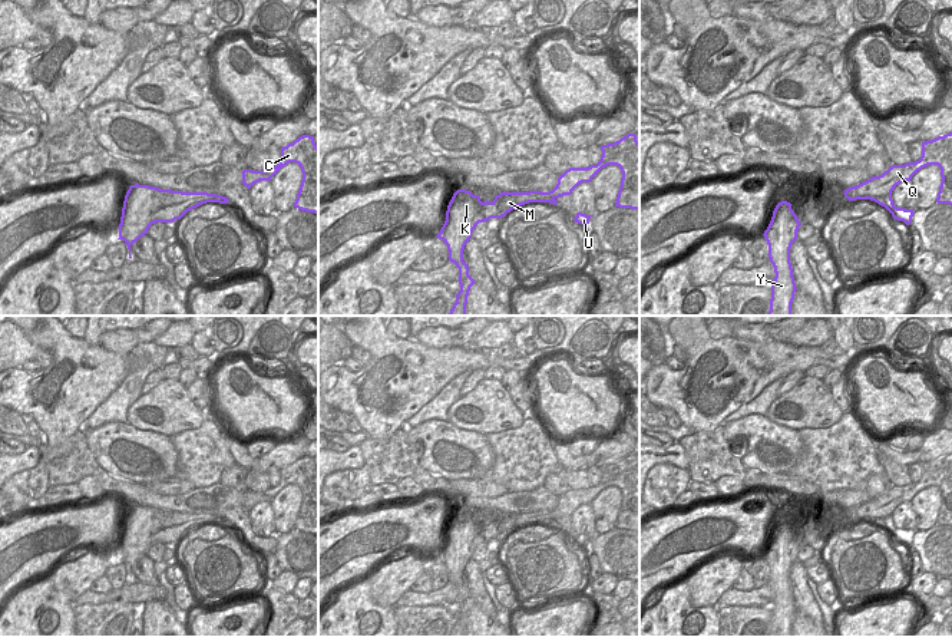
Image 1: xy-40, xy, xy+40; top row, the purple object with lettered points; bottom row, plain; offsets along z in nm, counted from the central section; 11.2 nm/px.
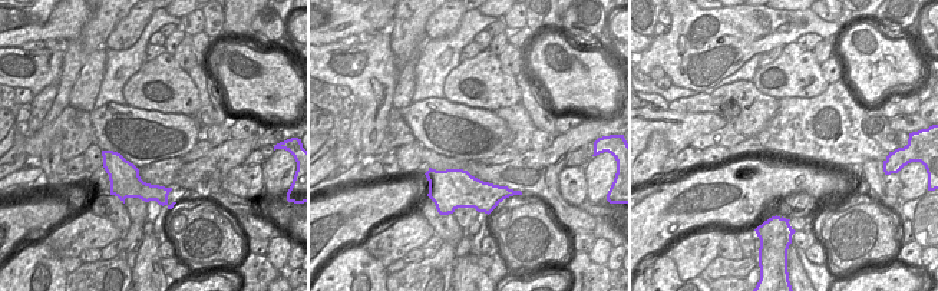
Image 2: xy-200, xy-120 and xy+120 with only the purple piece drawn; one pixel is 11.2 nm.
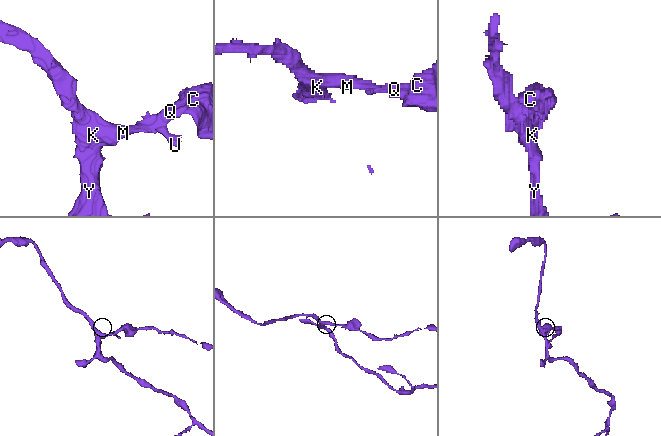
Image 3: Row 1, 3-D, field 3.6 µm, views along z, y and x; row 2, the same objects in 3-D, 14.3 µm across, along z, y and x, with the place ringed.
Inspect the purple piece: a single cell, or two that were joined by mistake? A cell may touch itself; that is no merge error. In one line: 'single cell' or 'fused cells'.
fused cells

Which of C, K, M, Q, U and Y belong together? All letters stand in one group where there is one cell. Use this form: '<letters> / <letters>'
C Q U / K M Y

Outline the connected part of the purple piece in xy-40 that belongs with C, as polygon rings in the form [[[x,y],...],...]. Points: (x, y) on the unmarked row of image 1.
[[[303,456],[292,465],[281,469],[281,481],[275,488],[265,492],[242,492],[242,505],[249,511],[260,502],[271,502],[271,499],[287,485],[295,483],[303,494],[303,502],[294,528],[318,535],[318,468],[314,458]]]

